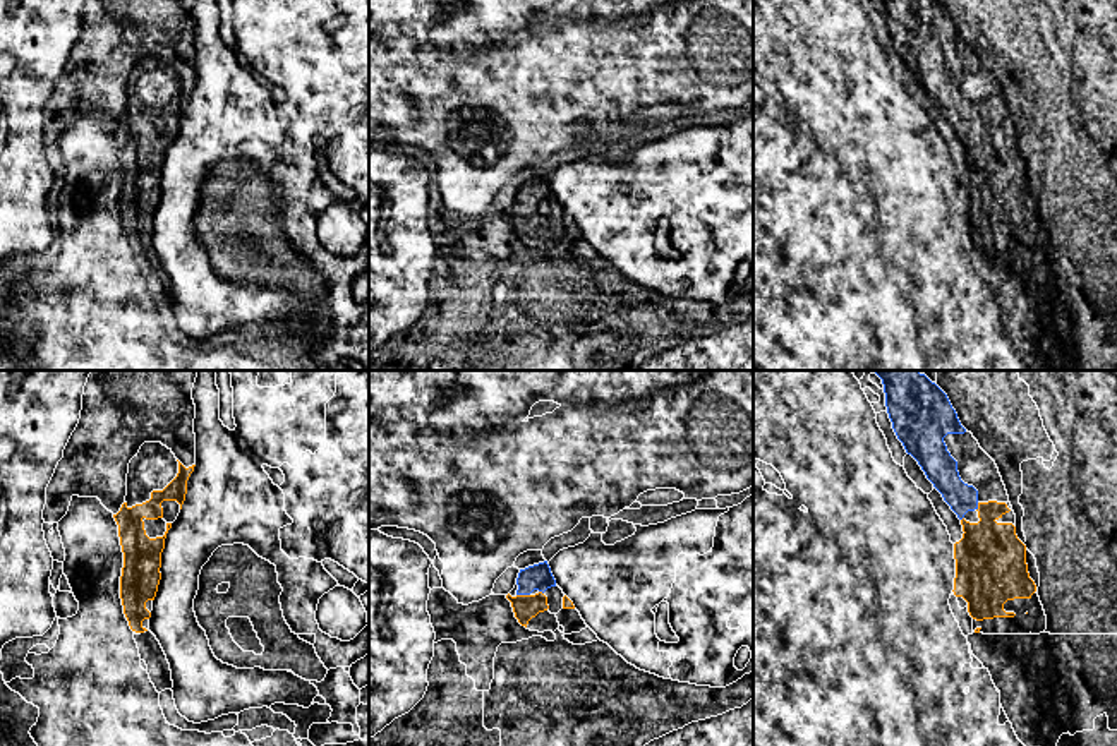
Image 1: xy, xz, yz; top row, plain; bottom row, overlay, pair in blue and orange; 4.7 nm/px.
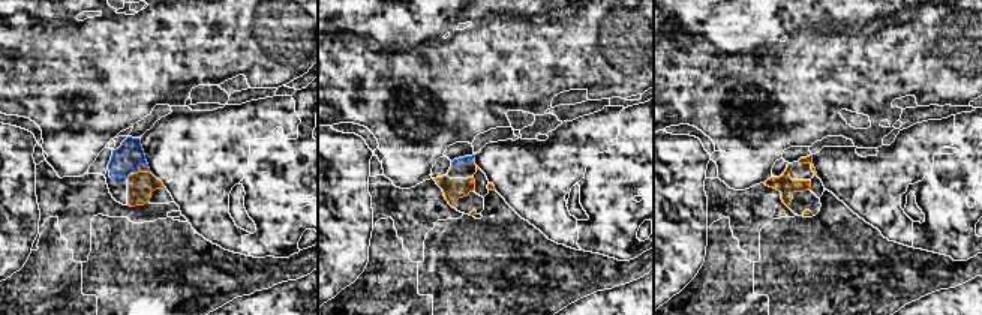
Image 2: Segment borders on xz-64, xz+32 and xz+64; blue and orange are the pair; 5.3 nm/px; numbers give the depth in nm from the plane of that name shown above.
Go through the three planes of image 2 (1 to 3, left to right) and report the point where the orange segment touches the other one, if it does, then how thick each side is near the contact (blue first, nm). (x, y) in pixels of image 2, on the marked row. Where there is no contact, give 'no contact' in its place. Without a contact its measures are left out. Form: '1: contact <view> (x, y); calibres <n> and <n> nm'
1: contact xz-64 (141, 170); calibres 160 and 140 nm
2: contact xz+32 (473, 158); calibres 50 and 20 nm
3: no contact

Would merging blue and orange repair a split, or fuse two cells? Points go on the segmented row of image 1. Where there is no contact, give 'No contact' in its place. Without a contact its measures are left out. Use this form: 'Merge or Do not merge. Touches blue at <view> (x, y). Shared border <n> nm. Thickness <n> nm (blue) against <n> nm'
Merge. Touches blue at xz (524, 594). Shared border 60 nm. Thickness 120 nm (blue) against 120 nm

